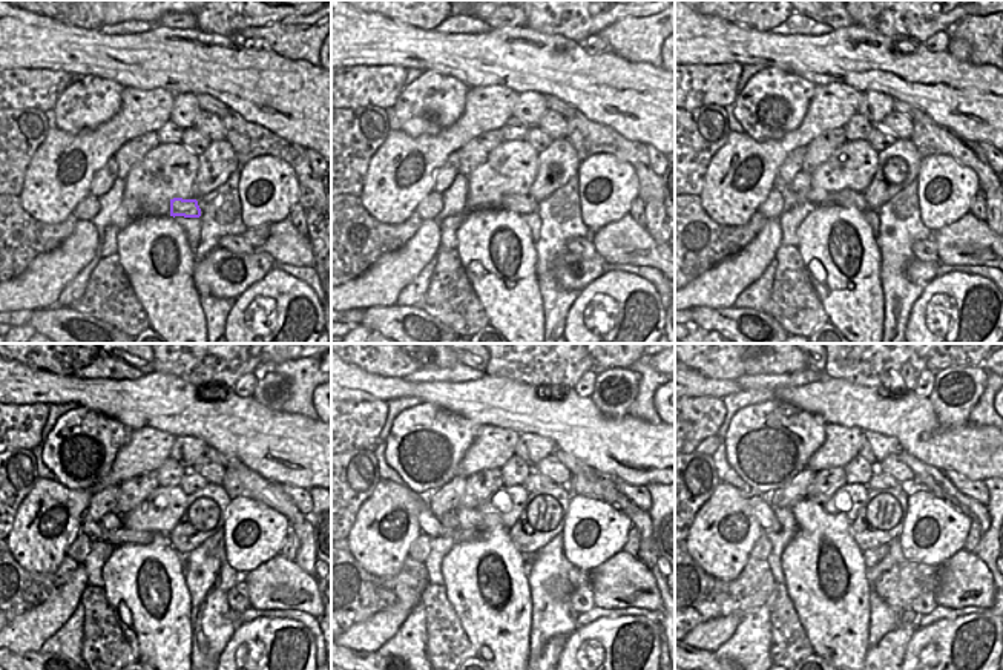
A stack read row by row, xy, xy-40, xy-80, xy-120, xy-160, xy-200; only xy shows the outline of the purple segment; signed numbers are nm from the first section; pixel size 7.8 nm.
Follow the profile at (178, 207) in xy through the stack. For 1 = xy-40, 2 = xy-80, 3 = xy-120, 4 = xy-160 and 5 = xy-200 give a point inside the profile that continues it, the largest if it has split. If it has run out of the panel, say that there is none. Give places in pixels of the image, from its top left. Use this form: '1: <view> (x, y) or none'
1: xy-40 (520, 204)
2: xy-80 (845, 198)
3: xy-120 (89, 528)
4: xy-160 (428, 523)
5: xy-200 (761, 509)

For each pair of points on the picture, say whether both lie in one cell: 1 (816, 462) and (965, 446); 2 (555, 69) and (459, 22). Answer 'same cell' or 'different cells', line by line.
1: different cells
2: different cells

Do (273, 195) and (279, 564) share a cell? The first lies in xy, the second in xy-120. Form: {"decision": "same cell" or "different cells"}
{"decision": "different cells"}

